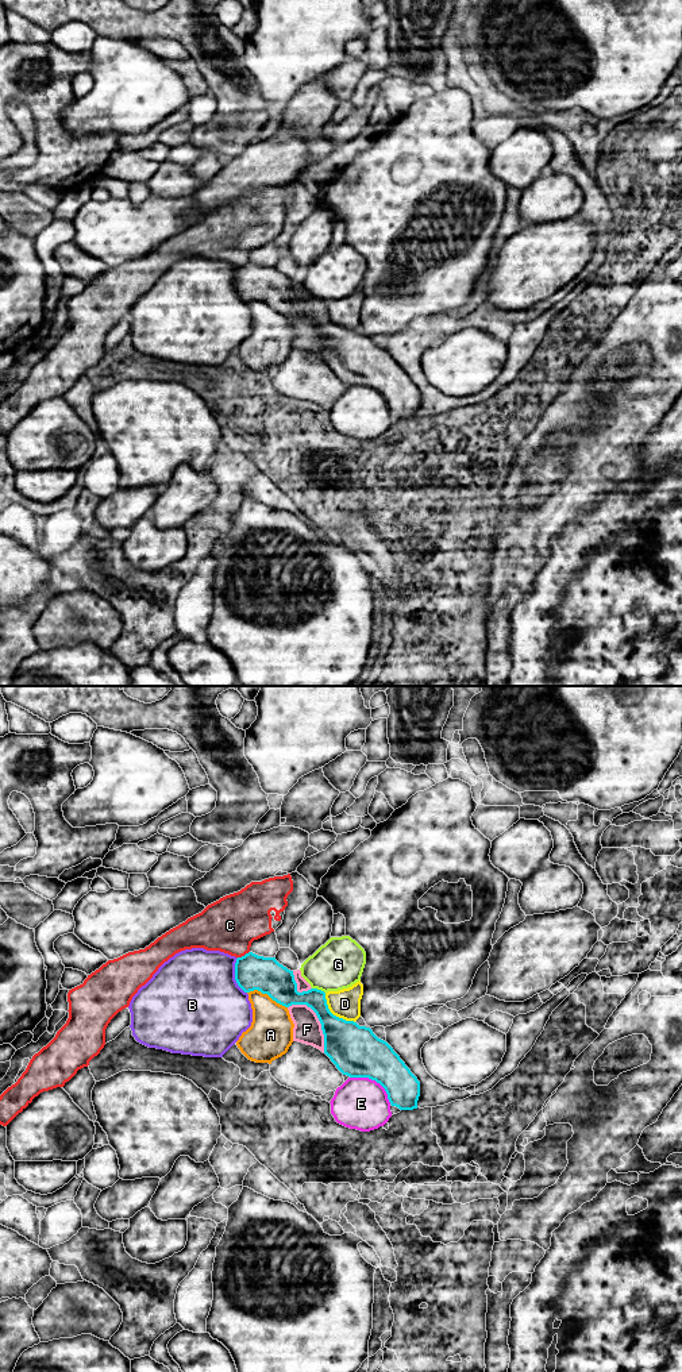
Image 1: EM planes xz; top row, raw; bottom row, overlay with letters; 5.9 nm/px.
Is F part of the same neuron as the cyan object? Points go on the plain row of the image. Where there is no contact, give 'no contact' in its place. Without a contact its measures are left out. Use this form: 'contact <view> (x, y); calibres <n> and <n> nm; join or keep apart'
contact xz (319, 328); calibres 280 and 160 nm; join

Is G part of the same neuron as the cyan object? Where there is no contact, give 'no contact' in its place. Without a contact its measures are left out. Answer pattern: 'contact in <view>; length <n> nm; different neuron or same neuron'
contact in xz; length 90 nm; different neuron

